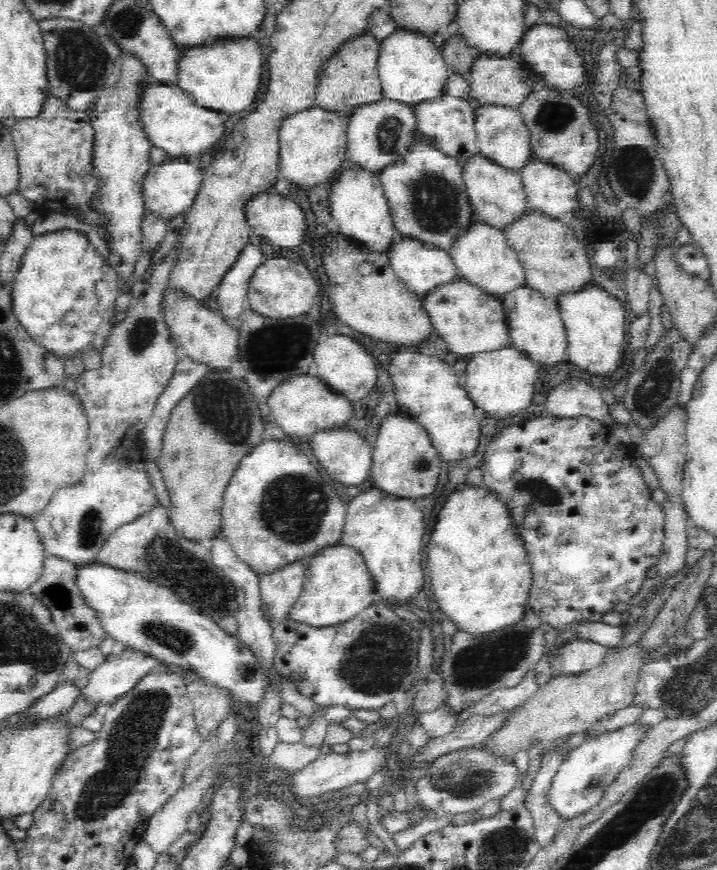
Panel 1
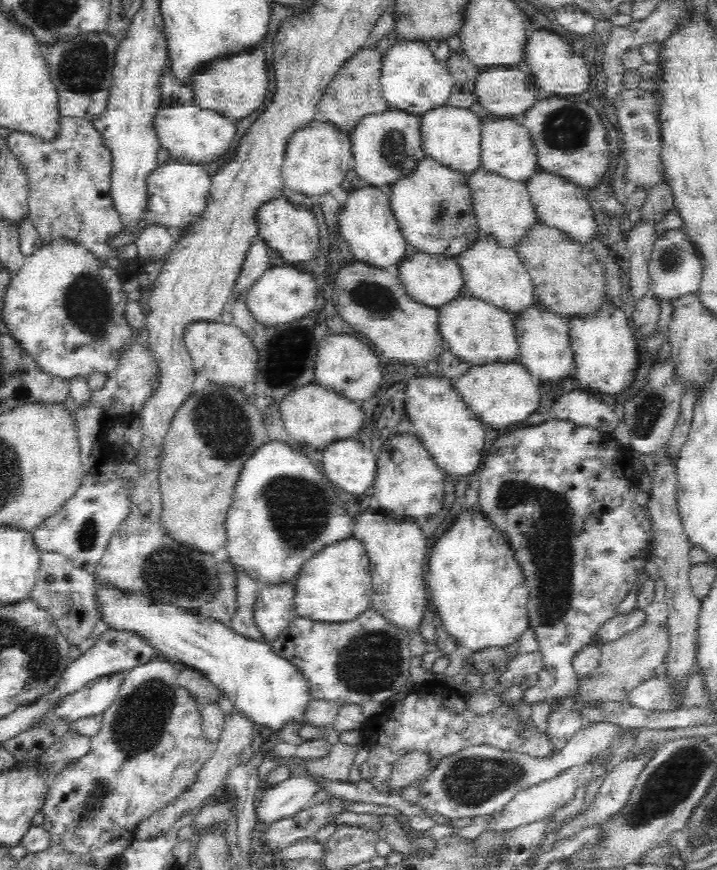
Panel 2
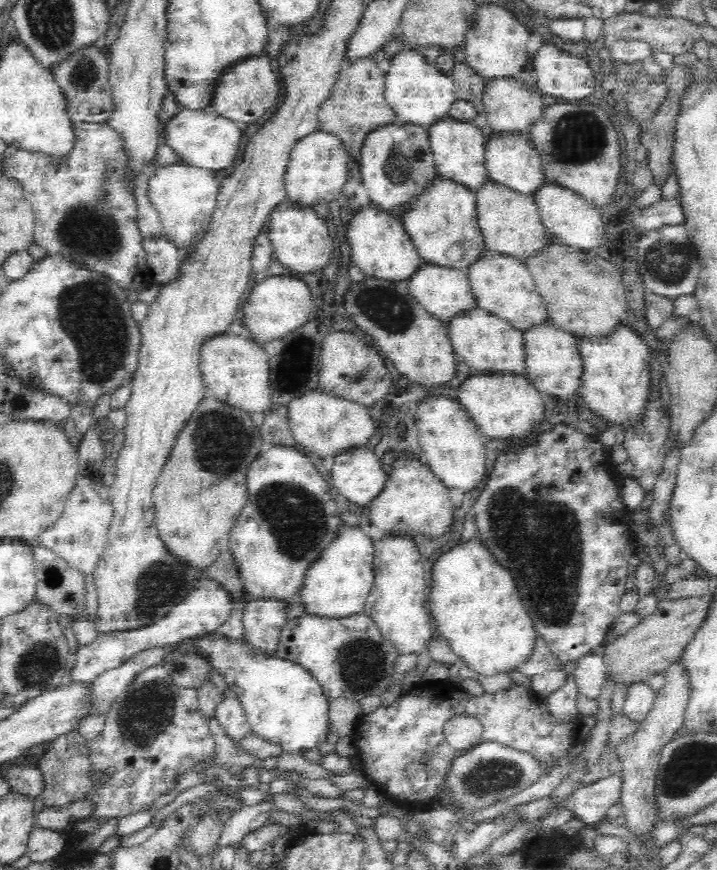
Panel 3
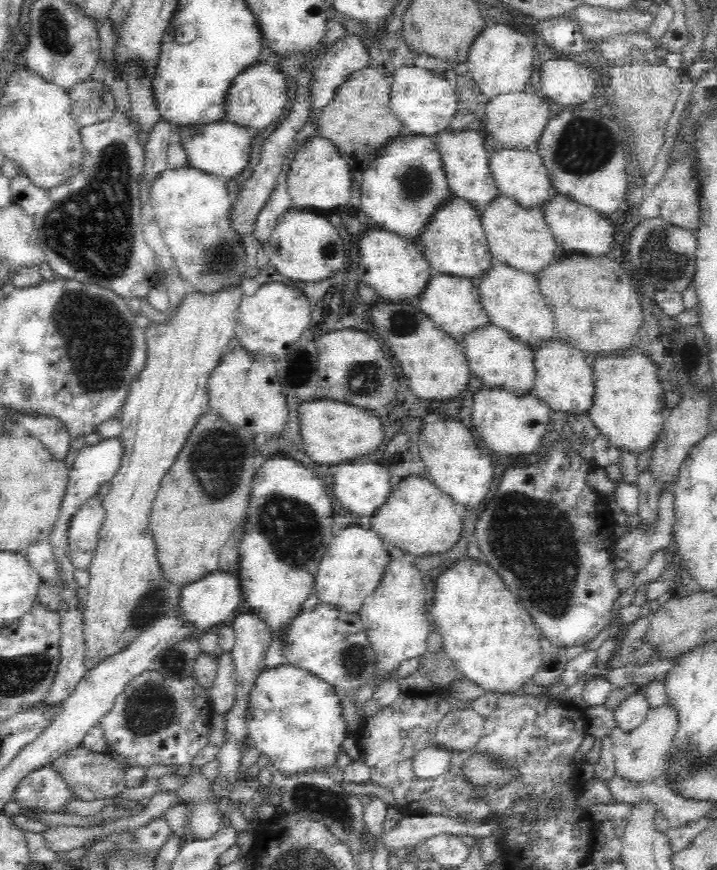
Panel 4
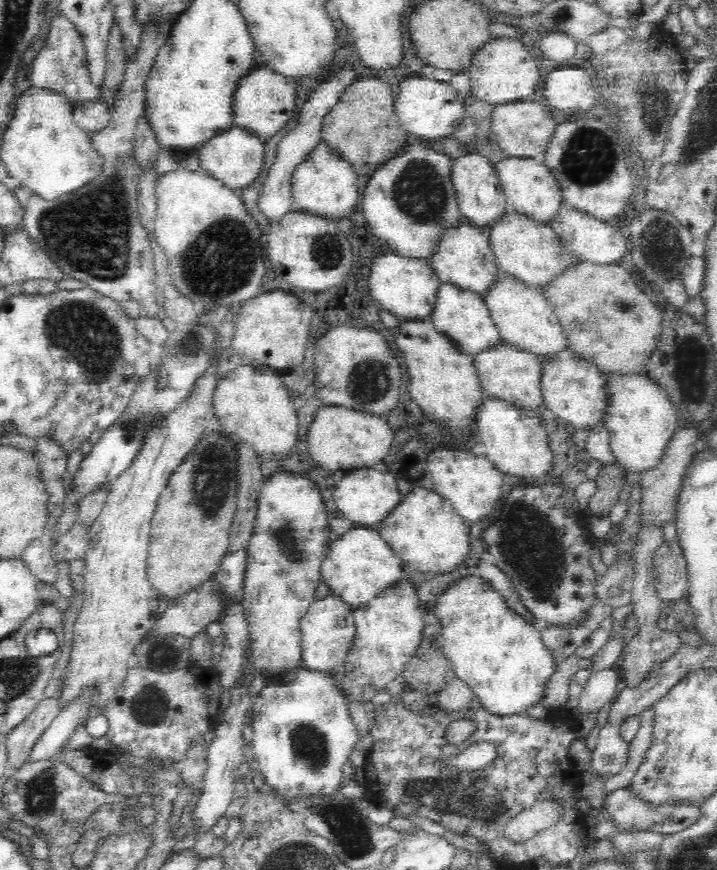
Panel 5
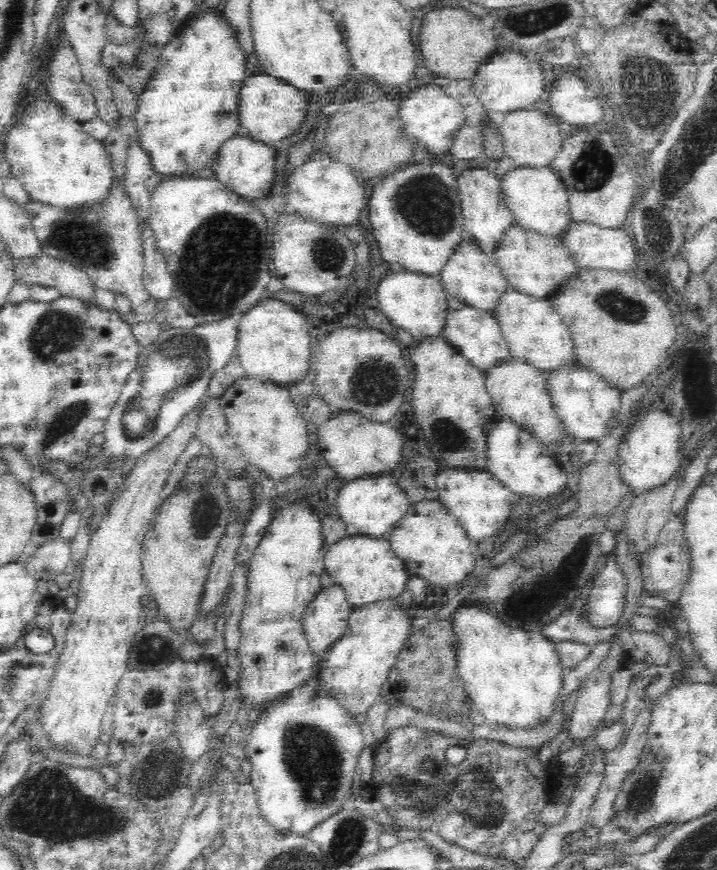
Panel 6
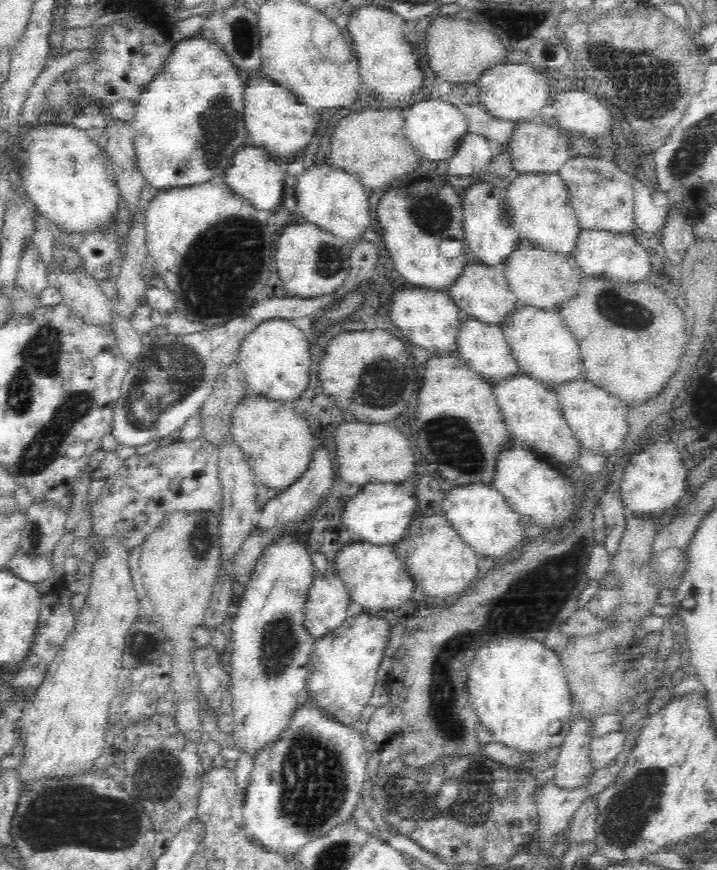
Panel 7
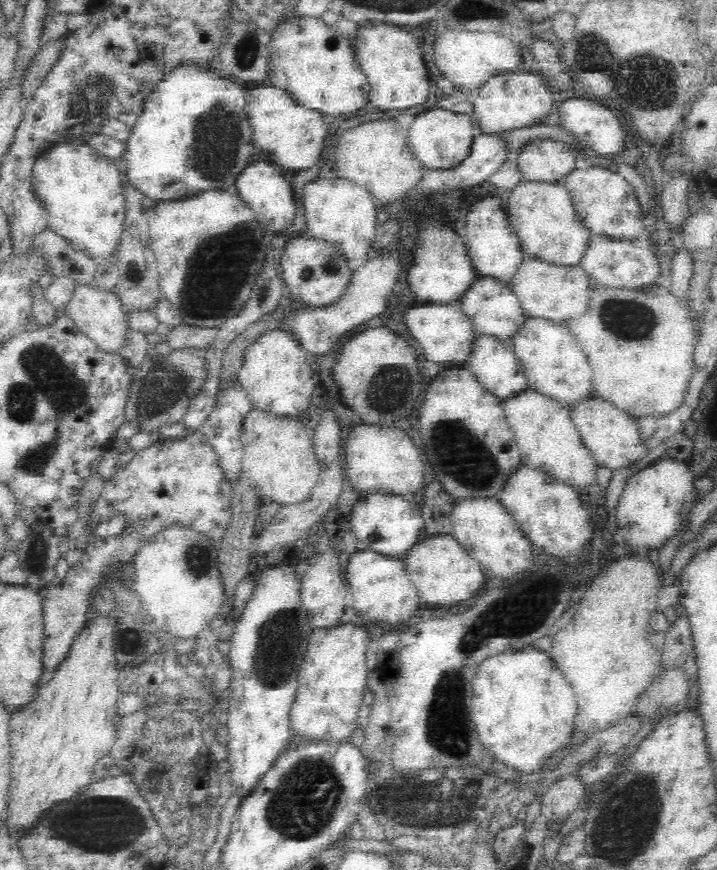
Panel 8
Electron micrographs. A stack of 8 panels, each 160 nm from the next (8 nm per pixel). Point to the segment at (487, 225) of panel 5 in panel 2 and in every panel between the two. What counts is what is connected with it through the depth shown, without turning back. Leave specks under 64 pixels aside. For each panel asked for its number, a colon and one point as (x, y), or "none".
2: (451, 135)
3: (458, 148)
4: (466, 162)

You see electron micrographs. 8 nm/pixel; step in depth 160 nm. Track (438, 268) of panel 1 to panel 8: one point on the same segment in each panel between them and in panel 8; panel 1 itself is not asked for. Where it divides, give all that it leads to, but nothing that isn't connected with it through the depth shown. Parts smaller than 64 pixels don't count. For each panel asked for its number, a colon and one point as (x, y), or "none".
2: (433, 280)
3: (443, 293)
4: (453, 303)
5: (463, 317)
6: (474, 334)
7: (483, 347)
8: (494, 364)

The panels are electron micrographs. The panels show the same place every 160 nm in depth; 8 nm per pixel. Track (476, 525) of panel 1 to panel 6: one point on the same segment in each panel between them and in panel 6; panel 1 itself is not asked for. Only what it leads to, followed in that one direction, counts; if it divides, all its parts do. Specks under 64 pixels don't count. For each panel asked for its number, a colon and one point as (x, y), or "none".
2: (478, 591)
3: (477, 608)
4: (493, 642)
5: (497, 653)
6: (512, 677)

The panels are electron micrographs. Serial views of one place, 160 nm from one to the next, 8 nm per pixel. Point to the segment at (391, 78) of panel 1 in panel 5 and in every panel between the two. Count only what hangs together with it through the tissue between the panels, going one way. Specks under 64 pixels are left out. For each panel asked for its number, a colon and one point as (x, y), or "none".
2: (412, 80)
3: (419, 94)
4: (425, 104)
5: (427, 109)

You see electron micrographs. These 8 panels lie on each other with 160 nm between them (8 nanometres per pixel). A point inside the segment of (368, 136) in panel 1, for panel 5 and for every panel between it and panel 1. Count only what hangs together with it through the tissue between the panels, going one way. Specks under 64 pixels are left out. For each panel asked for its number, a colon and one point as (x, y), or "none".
2: (387, 147)
3: (397, 166)
4: (406, 185)
5: (409, 202)

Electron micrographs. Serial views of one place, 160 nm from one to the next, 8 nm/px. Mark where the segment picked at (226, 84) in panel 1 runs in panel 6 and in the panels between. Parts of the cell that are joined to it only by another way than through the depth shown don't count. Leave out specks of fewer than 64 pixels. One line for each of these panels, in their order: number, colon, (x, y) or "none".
2: (235, 86)
3: (247, 91)
4: (259, 96)
5: (264, 102)
6: (269, 111)

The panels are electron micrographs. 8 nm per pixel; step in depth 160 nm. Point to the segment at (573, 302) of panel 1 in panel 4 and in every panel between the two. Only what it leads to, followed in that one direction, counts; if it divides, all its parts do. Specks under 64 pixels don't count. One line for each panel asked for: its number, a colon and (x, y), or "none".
2: (606, 354)
3: (616, 380)
4: (628, 409)

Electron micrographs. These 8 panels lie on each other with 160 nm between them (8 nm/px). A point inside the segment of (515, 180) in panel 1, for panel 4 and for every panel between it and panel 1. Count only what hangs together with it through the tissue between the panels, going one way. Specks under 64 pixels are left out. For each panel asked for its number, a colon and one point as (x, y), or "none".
2: (503, 208)
3: (510, 223)
4: (520, 238)

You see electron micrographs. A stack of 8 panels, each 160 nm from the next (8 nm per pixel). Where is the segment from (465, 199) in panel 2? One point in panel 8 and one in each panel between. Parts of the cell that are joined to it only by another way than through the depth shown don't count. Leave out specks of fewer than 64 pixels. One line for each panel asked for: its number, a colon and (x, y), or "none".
3: (442, 223)
4: (454, 243)
5: (464, 258)
6: (472, 277)
7: (483, 293)
8: (493, 308)

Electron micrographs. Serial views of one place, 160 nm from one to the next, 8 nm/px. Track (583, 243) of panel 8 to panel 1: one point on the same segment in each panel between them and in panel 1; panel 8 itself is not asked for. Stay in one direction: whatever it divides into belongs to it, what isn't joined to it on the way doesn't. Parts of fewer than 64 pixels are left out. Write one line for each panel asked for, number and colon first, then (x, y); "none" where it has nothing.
1: (502, 138)
2: (507, 150)
3: (511, 161)
4: (522, 176)
5: (530, 189)
6: (537, 198)
7: (538, 204)

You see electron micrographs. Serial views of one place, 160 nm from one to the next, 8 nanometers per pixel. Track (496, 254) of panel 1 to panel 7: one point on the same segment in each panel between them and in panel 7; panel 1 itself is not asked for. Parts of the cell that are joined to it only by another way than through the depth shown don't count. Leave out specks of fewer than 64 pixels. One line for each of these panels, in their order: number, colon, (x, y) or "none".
2: (494, 274)
3: (503, 287)
4: (513, 301)
5: (524, 319)
6: (532, 329)
7: (545, 348)

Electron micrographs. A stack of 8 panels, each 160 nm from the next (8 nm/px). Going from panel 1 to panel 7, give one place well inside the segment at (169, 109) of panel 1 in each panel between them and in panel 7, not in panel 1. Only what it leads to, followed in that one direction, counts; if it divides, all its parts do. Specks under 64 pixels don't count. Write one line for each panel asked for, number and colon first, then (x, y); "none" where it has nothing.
2: (193, 135)
3: (202, 138)
4: (223, 149)
5: (235, 158)
6: (246, 167)
7: (256, 176)

